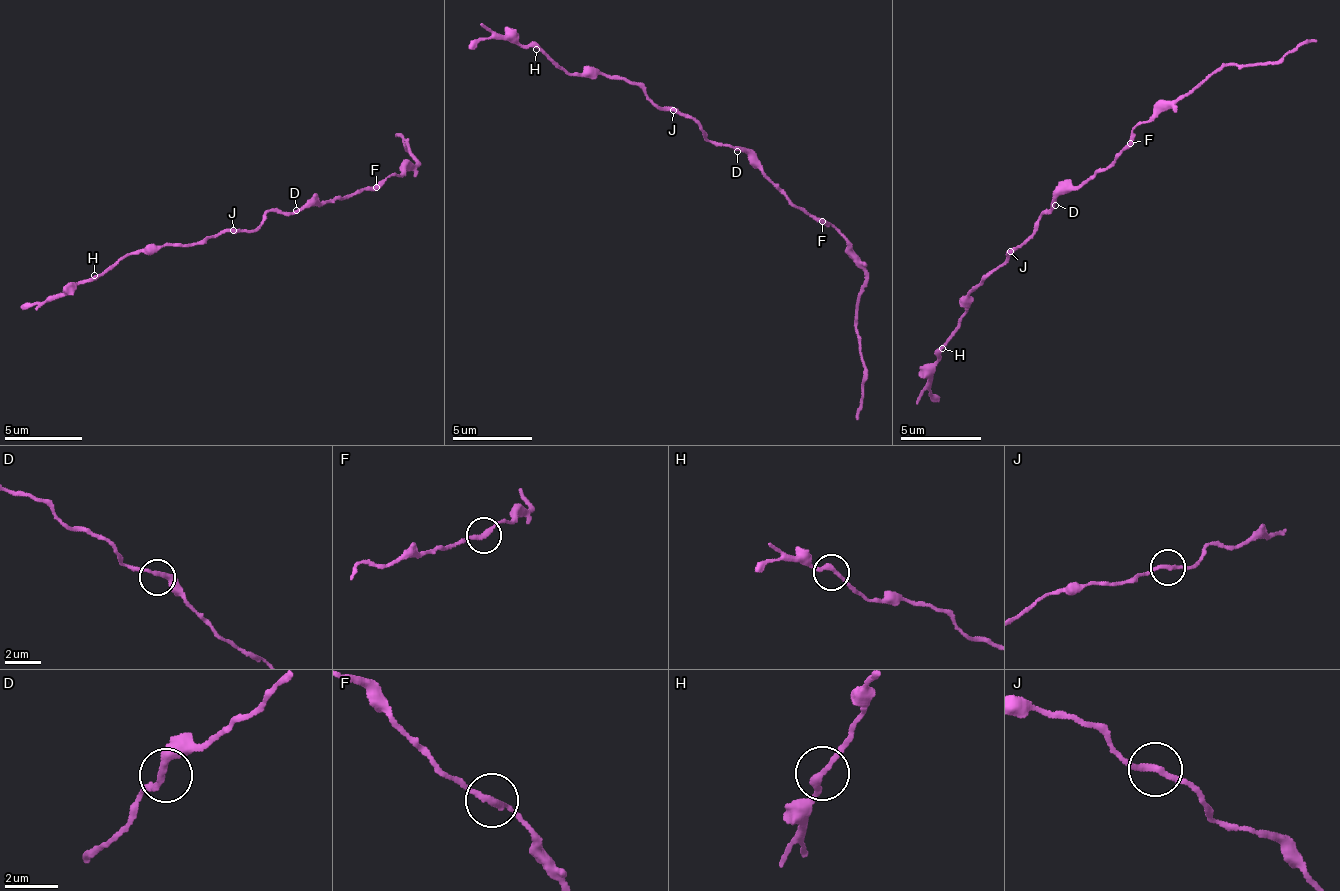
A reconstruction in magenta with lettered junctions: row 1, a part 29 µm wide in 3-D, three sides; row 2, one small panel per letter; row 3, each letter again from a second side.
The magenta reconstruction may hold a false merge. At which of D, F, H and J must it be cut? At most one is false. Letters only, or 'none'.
F

